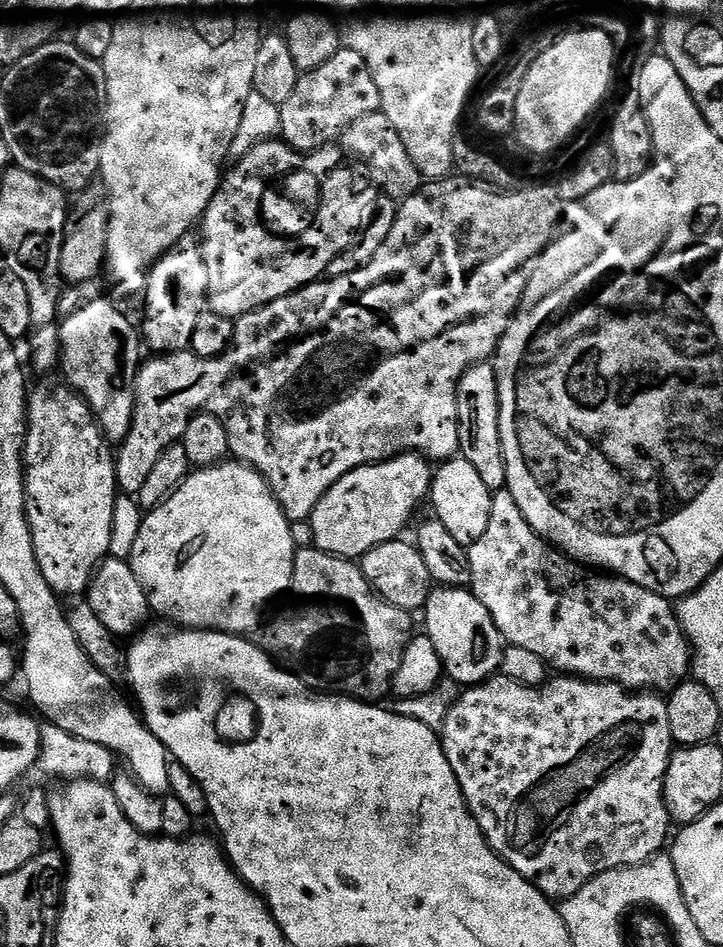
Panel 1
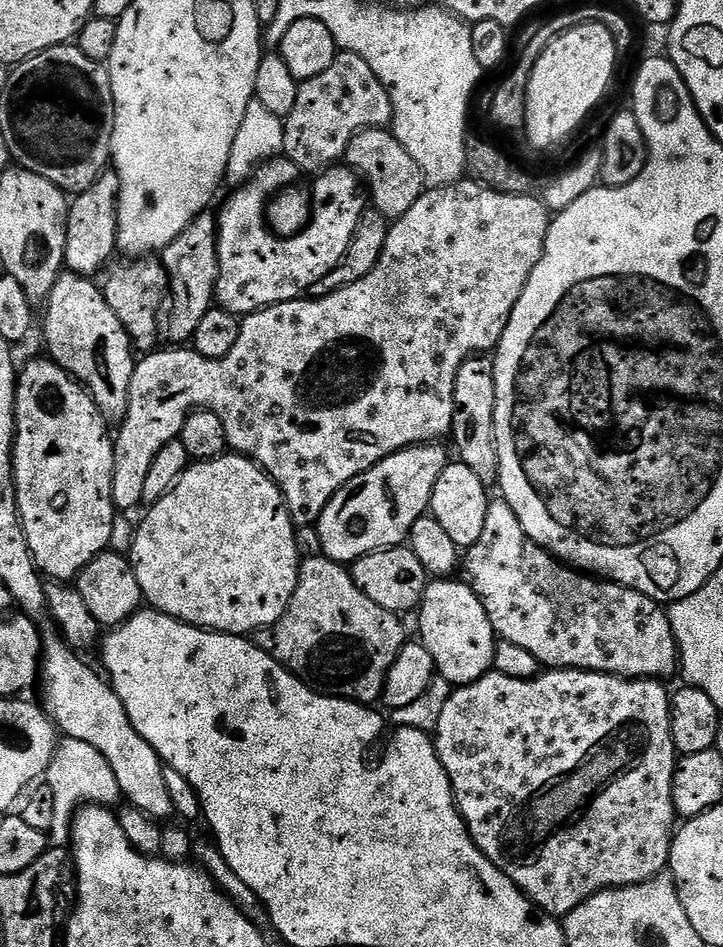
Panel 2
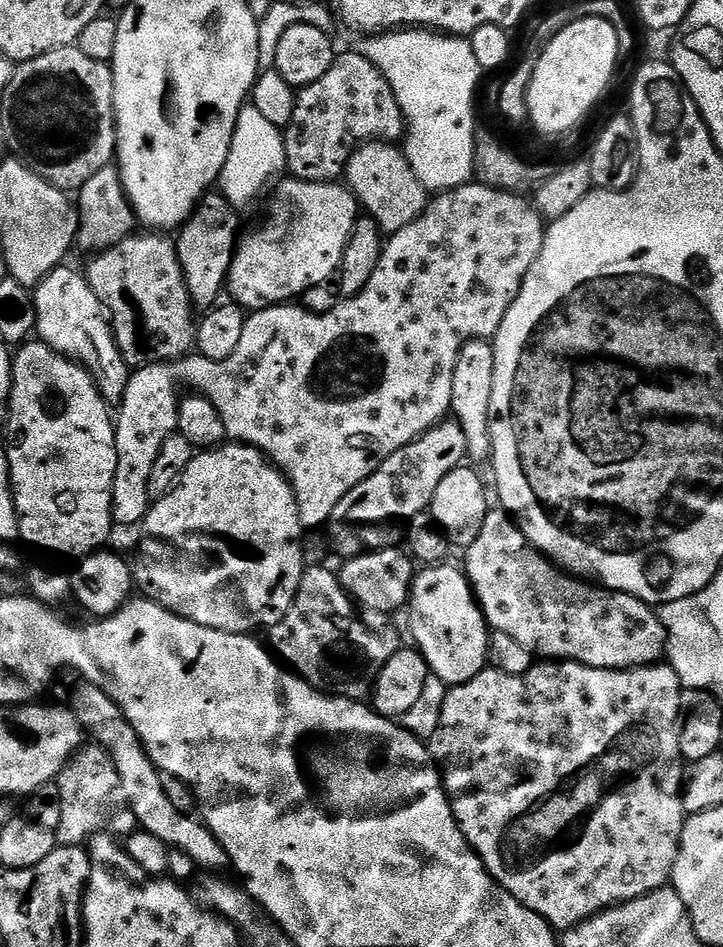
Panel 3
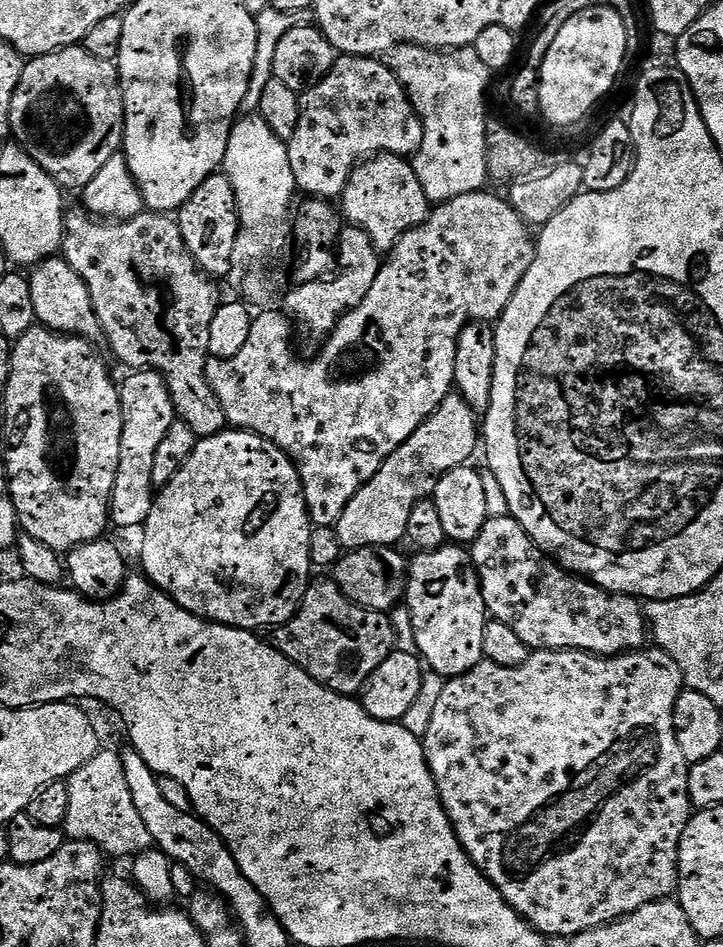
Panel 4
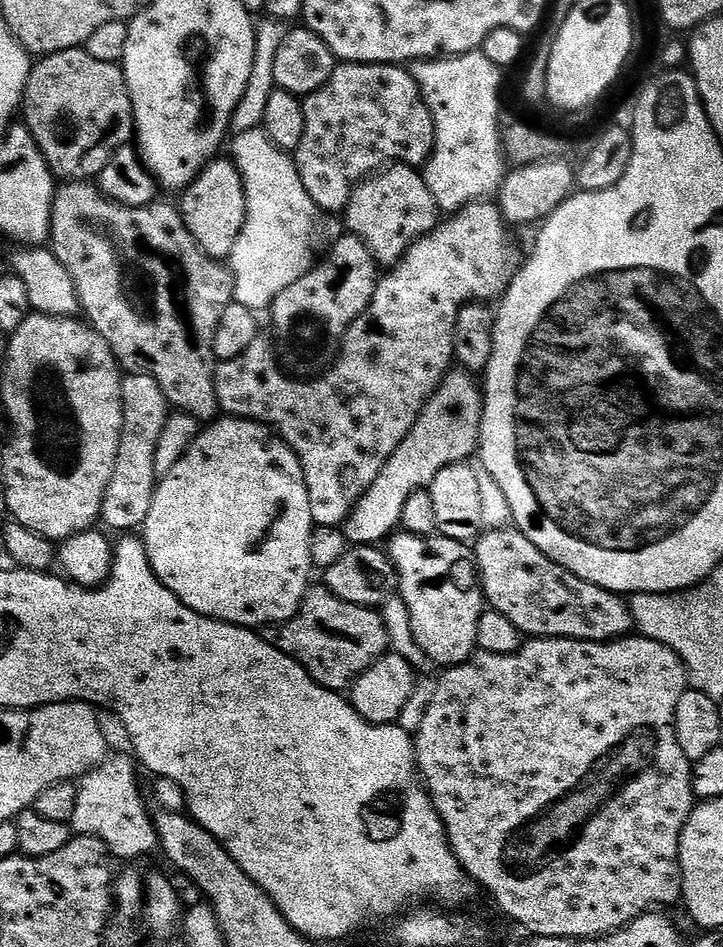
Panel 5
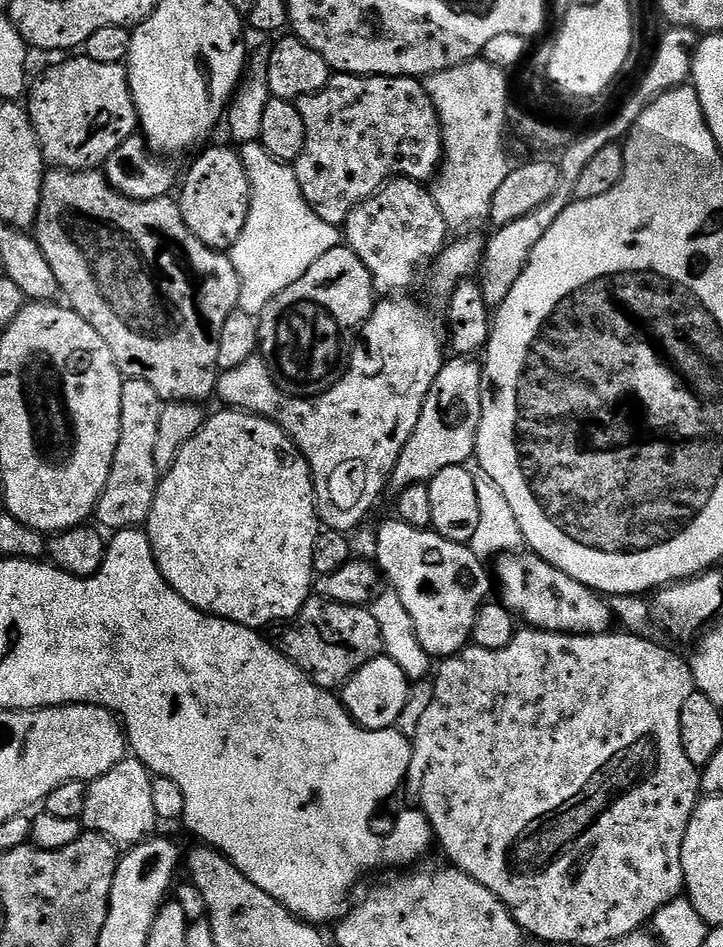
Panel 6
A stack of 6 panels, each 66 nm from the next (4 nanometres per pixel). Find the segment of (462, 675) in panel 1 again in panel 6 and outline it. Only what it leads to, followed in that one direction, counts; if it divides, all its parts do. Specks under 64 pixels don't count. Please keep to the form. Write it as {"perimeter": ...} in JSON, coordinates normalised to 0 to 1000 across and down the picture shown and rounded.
{"perimeter":[[[541,547],[520,562],[520,587],[519,595],[523,597],[524,603],[528,605],[530,611],[539,616],[541,624],[548,626],[548,630],[556,636],[556,640],[562,648],[567,650],[567,657],[575,666],[578,678],[584,682],[584,686],[589,686],[592,692],[599,695],[613,695],[617,693],[629,693],[632,688],[640,686],[642,683],[653,675],[653,662],[658,656],[661,644],[676,633],[675,629],[675,612],[678,617],[678,606],[669,602],[672,600],[671,592],[660,590],[647,574],[635,574],[633,572],[622,572],[617,568],[611,568],[606,563],[591,558],[574,558],[562,551],[556,551],[552,547]]]}

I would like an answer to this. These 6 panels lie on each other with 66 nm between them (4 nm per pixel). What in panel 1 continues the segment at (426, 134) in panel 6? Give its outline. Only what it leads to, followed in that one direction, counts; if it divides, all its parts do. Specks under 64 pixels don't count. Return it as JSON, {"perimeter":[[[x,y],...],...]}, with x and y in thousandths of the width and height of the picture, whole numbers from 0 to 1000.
{"perimeter":[[[472,49],[456,62],[445,65],[440,74],[429,74],[412,82],[412,91],[396,108],[387,111],[390,120],[390,133],[387,144],[393,151],[400,152],[409,161],[438,161],[441,156],[452,156],[463,153],[472,147],[484,133],[484,129],[495,129],[495,125],[506,125],[506,120],[517,120],[526,117],[526,100],[523,90],[517,87],[517,78],[512,78],[512,70],[490,53]]]}

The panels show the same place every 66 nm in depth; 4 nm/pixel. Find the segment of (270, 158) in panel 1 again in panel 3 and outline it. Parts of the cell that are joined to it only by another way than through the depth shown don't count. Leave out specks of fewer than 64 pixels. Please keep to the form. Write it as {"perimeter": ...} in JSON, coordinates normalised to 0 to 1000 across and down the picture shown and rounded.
{"perimeter":[[[397,189],[380,195],[382,212],[371,224],[371,241],[339,244],[321,270],[313,308],[339,327],[397,321],[430,304],[452,301],[454,295],[469,288],[481,250],[495,231],[492,206],[474,193],[430,194]]]}

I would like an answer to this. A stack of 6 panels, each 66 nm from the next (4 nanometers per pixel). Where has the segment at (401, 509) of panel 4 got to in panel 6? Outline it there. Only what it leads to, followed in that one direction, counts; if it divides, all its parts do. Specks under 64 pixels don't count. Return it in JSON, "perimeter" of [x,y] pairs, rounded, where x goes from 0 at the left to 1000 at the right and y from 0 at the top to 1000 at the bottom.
{"perimeter":[[[633,375],[615,379],[606,399],[600,399],[600,408],[595,408],[595,416],[589,416],[584,441],[578,441],[578,450],[573,450],[573,458],[567,458],[567,467],[562,467],[545,492],[539,508],[544,516],[591,511],[611,501],[611,496],[646,491],[657,483],[661,446],[667,441],[668,402],[669,391],[663,379]]]}

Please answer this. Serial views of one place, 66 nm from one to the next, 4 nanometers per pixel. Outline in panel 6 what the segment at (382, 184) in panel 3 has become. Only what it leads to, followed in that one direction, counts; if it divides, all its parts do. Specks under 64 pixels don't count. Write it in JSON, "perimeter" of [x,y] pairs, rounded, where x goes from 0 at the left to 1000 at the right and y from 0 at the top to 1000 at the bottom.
{"perimeter":[[[538,190],[516,207],[506,209],[479,230],[473,249],[480,261],[495,268],[515,290],[516,305],[527,314],[559,310],[581,286],[591,284],[621,257],[622,242],[596,202],[580,190]]]}

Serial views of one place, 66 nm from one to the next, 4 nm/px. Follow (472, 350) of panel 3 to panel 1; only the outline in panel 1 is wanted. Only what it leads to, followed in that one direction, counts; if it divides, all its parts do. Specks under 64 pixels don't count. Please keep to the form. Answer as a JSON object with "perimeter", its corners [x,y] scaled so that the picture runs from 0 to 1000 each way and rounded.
{"perimeter":[[[679,383],[657,384],[633,403],[633,467],[635,480],[664,504],[682,522],[701,512],[700,488],[692,457],[692,426],[689,424],[689,399]]]}

